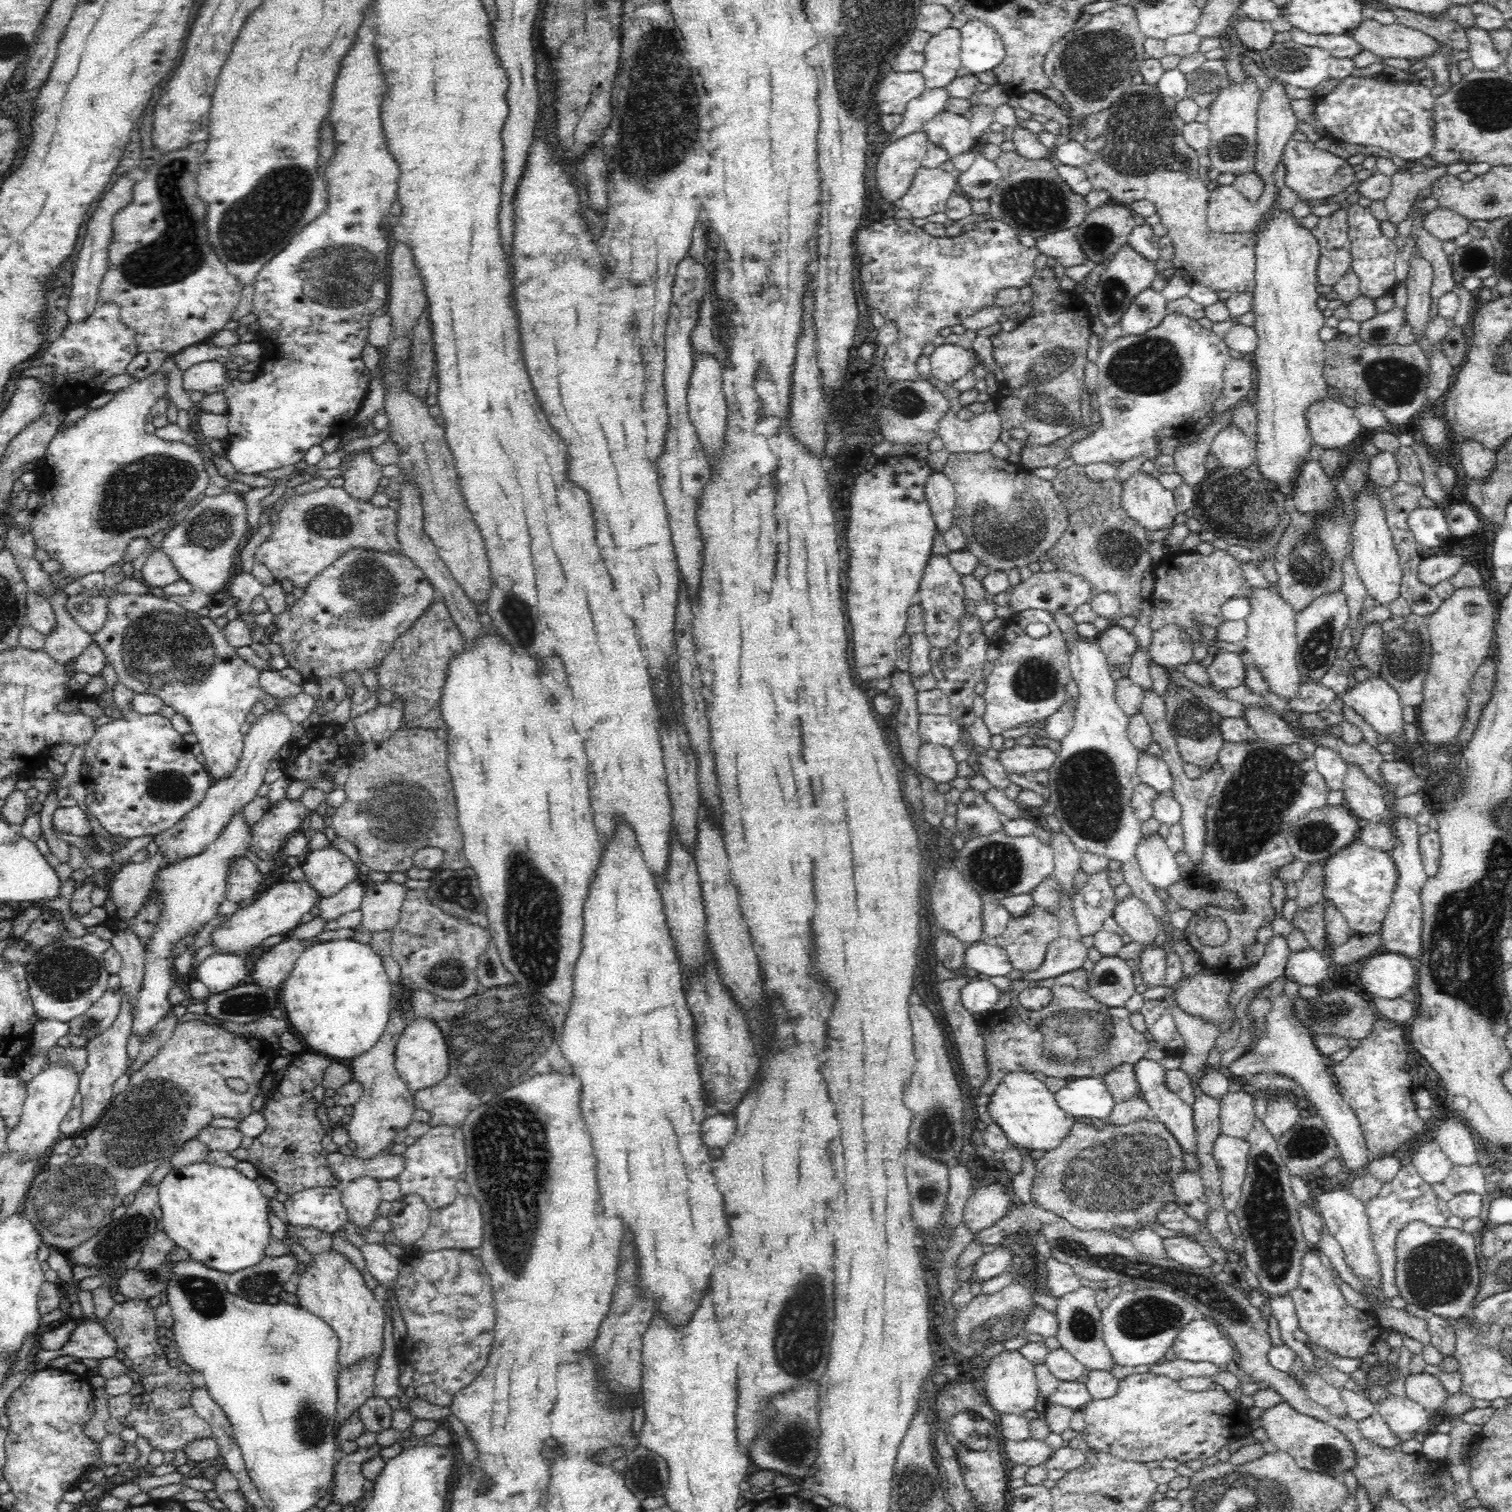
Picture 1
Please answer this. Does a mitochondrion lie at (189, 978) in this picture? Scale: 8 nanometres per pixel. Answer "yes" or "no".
no

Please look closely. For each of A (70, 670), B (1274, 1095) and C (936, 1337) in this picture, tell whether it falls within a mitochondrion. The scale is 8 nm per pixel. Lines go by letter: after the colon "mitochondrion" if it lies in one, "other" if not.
A: other
B: other
C: other

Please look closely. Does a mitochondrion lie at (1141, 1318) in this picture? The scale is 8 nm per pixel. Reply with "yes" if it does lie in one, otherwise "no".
yes

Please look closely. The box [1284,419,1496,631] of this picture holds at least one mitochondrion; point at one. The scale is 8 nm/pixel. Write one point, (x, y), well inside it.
(1310, 565)

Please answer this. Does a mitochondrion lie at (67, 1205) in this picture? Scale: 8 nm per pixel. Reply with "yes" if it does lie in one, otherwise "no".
yes

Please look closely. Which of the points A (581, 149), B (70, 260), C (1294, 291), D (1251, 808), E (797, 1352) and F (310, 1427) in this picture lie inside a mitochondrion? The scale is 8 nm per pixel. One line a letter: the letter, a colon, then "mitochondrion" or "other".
A: other
B: other
C: other
D: mitochondrion
E: mitochondrion
F: mitochondrion

